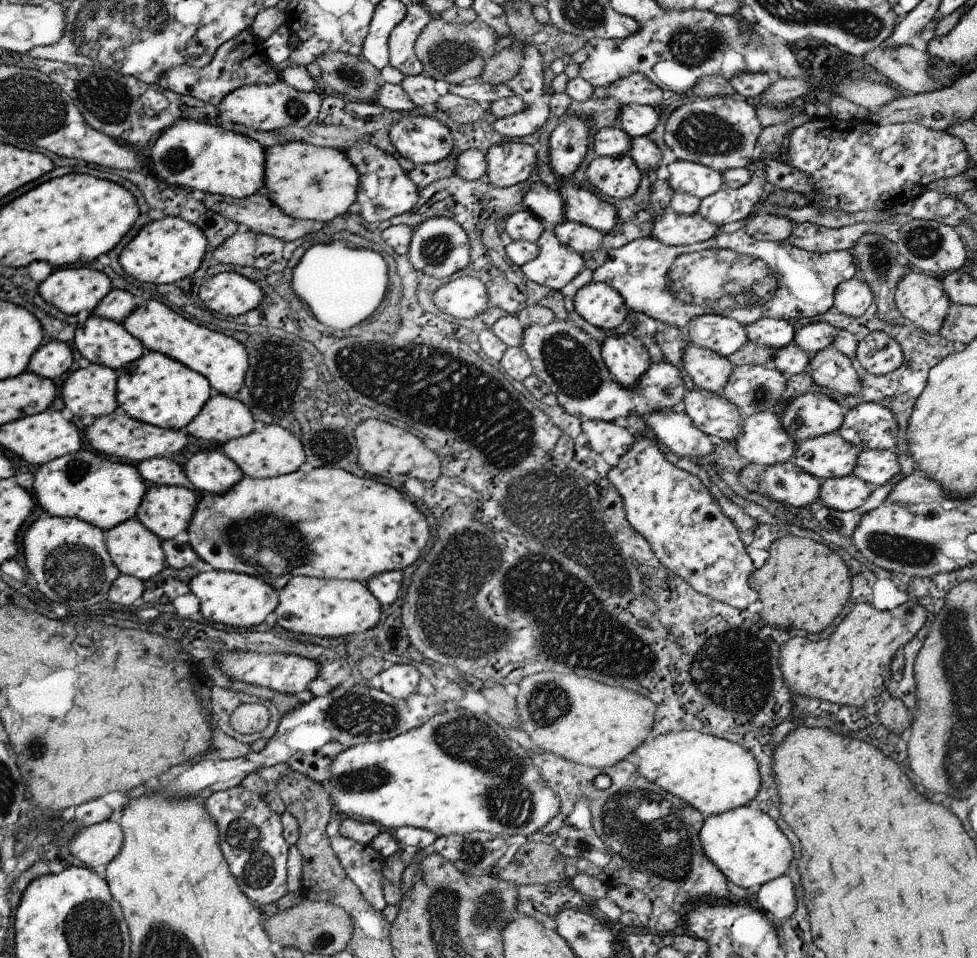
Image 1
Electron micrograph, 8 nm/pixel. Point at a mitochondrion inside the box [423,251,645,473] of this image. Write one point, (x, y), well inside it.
(568, 362)

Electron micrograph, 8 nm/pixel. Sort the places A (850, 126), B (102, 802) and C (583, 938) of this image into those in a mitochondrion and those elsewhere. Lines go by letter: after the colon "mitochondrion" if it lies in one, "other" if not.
A: other
B: other
C: mitochondrion

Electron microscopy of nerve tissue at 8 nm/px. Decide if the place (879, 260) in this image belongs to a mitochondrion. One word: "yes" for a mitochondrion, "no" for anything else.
yes

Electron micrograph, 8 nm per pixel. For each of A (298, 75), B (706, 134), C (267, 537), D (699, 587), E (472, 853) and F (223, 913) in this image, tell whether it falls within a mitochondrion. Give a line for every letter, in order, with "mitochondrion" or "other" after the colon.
A: other
B: mitochondrion
C: mitochondrion
D: other
E: mitochondrion
F: other

